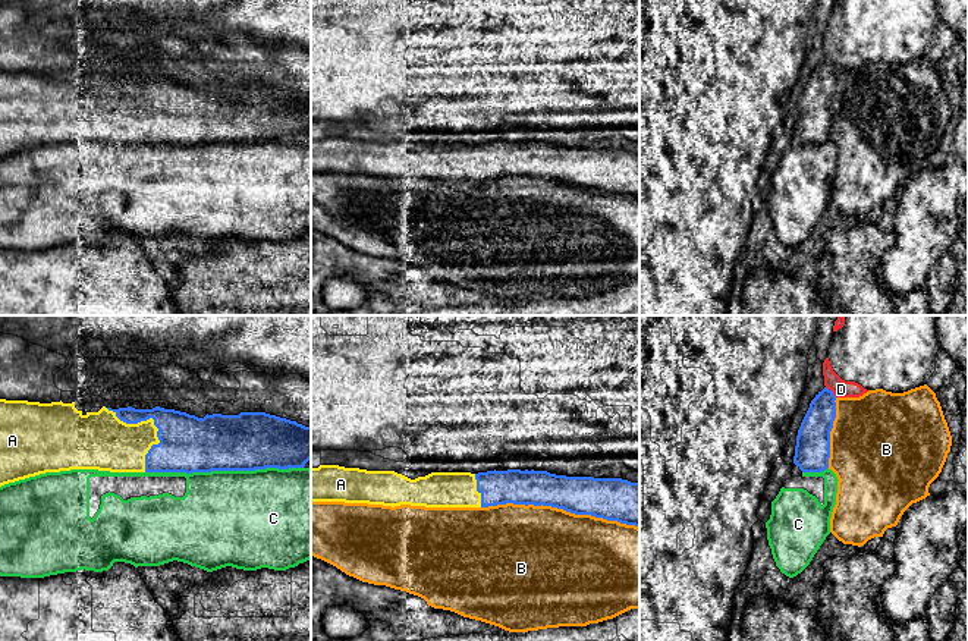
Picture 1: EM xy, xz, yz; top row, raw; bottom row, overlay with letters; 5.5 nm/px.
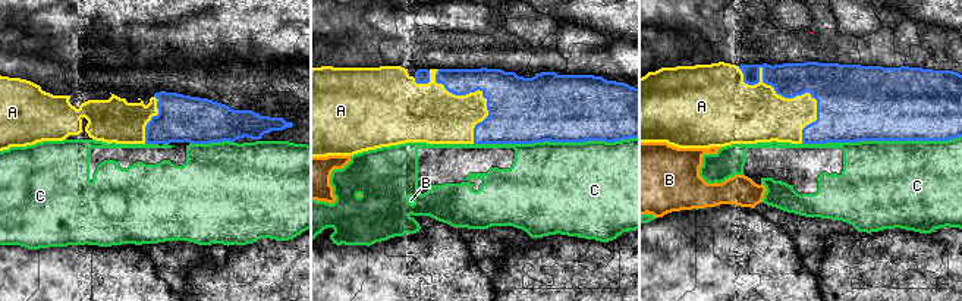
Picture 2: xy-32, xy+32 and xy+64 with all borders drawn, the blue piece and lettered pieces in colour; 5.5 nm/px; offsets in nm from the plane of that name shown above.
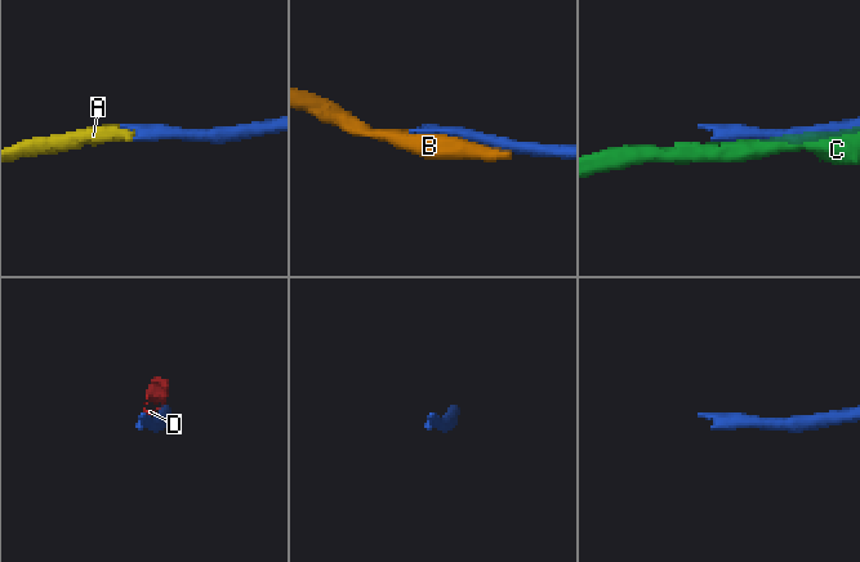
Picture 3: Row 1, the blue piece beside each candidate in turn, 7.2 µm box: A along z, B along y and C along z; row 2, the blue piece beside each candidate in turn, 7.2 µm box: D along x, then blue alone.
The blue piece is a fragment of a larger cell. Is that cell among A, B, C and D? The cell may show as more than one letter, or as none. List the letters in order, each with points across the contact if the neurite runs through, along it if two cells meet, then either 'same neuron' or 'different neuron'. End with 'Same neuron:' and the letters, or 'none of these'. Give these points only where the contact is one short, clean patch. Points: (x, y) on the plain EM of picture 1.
A: same neuron
B: different neuron
C: different neuron
D: border yz (826, 57), (836, 68); different neuron
Same neuron: A

